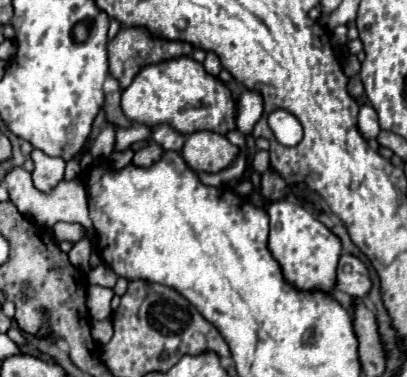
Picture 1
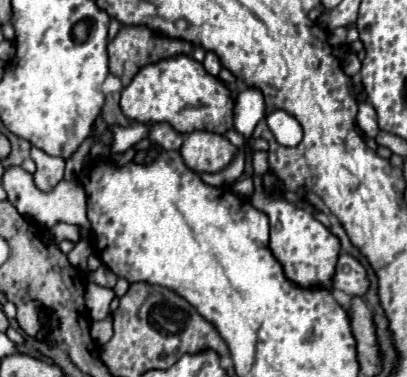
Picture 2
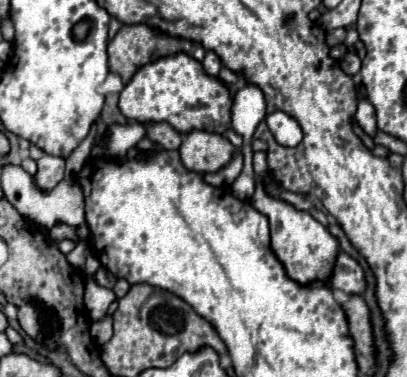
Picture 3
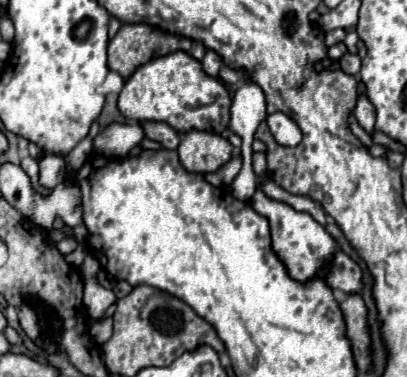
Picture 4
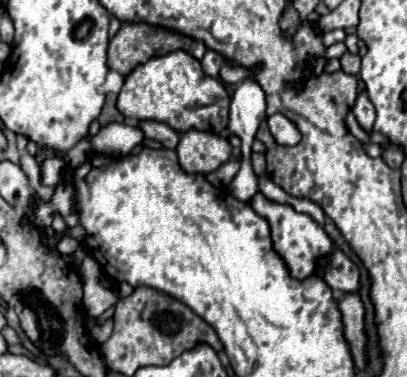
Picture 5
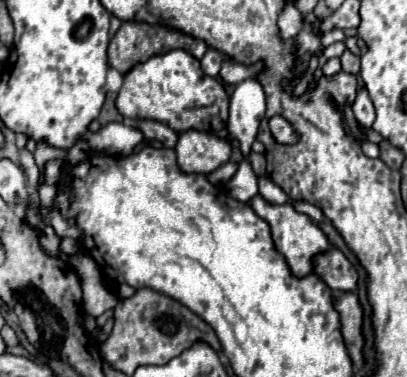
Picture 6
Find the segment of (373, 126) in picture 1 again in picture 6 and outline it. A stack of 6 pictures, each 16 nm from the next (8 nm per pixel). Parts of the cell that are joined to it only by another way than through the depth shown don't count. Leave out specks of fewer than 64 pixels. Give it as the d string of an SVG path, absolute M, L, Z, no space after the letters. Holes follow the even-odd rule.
M366 90L358 92L358 96L356 96L354 104L352 104L352 112L354 112L354 116L356 116L356 120L358 120L358 124L362 128L372 128L376 114L374 114L374 106L372 106Z

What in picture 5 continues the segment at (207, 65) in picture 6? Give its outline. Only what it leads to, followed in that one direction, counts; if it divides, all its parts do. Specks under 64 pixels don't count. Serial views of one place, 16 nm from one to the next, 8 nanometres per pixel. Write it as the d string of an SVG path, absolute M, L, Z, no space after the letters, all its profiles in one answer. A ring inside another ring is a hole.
M208 50L206 56L202 58L202 68L204 68L204 72L206 72L208 76L218 76L222 62L224 62L224 60L222 60L222 56L220 56L218 52Z

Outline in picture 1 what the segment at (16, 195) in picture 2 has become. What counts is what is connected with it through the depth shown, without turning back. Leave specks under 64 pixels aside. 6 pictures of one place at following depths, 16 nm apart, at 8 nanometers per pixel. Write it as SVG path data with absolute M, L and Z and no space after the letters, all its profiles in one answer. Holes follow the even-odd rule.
M14 168L8 176L6 176L6 188L10 192L10 202L16 204L16 208L22 214L28 214L30 220L36 220L36 224L48 226L52 228L56 222L78 222L86 228L88 238L96 236L96 232L92 232L92 218L88 216L88 196L84 192L84 184L80 184L80 180L72 180L72 182L60 182L50 194L42 194L34 188L32 180L30 180L30 172L24 168Z

